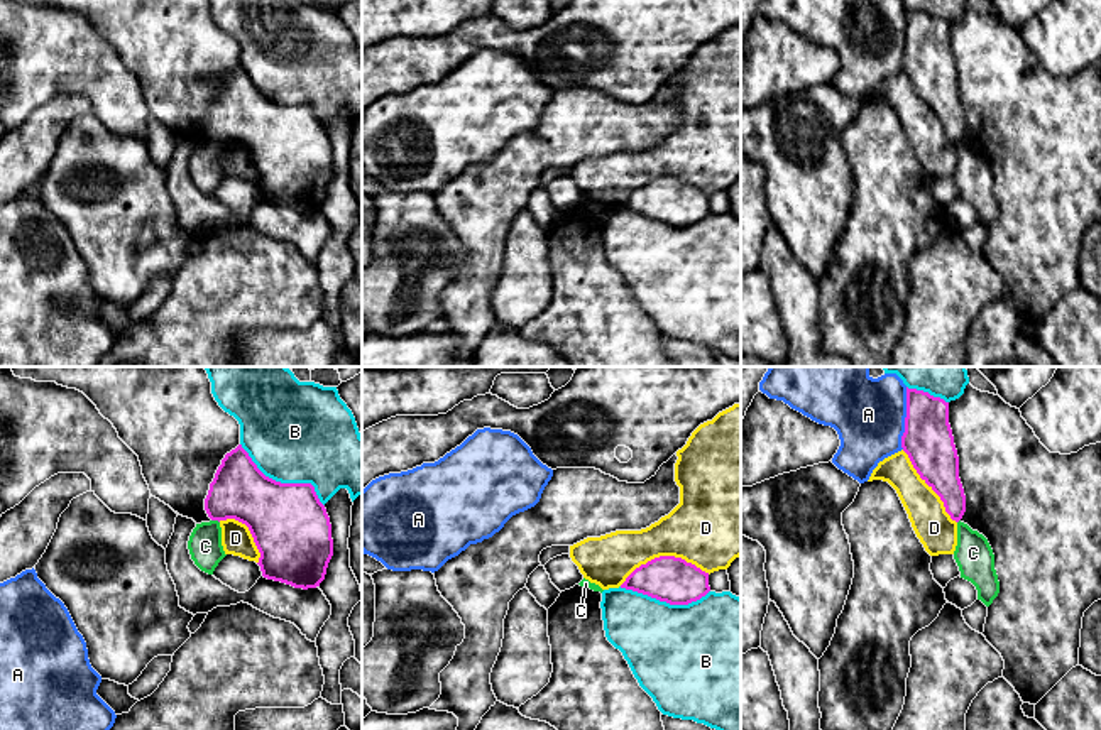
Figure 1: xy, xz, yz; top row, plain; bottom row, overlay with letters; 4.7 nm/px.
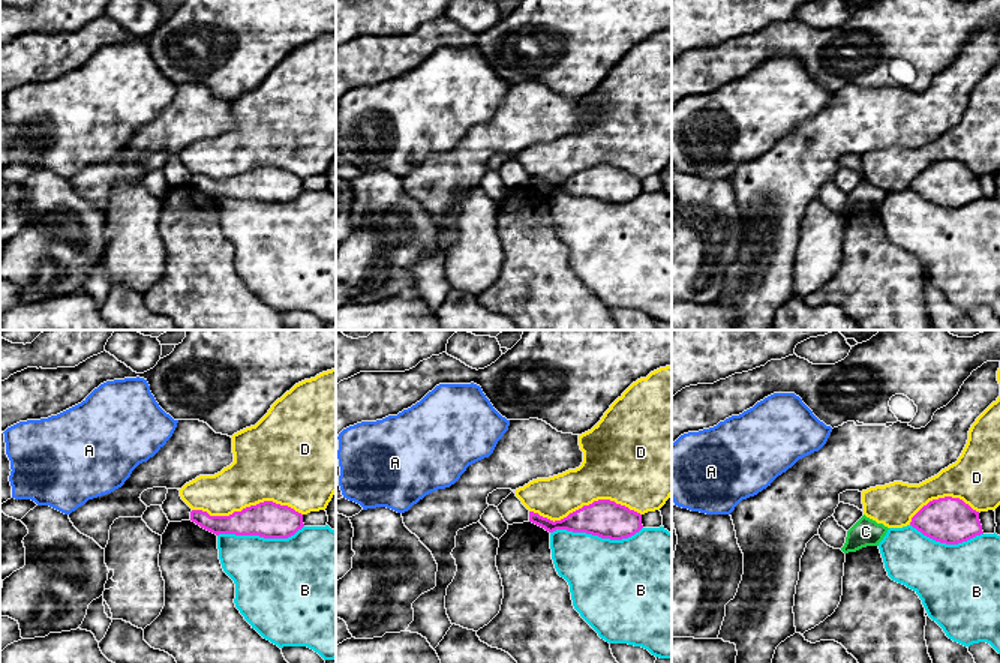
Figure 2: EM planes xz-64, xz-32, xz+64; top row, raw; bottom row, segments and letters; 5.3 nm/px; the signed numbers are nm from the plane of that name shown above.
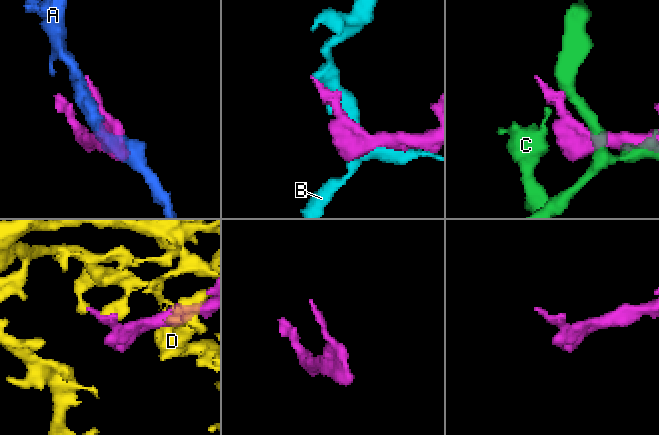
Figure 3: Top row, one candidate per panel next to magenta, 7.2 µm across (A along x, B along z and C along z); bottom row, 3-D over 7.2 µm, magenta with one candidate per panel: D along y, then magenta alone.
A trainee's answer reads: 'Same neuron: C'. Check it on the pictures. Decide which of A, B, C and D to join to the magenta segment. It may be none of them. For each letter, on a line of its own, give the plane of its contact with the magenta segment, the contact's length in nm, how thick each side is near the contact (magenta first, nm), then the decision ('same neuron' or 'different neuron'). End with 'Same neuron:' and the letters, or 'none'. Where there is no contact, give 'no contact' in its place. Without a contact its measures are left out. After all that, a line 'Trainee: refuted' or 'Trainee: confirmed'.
A: yz | 300 nm | 240/340 nm | different neuron
B: xy | 500 nm | 380/480 nm | different neuron
C: xy | 40 nm | 280/160 nm | different neuron
D: xz | 440 nm | 220/360 nm | different neuron
Same neuron: none
Trainee: refuted

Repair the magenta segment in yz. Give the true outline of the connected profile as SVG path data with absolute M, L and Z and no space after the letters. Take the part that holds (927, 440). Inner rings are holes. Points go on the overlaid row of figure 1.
M907 387L901 448L920 478L940 497L950 519L959 522L966 512L966 495L949 424L949 402Z

